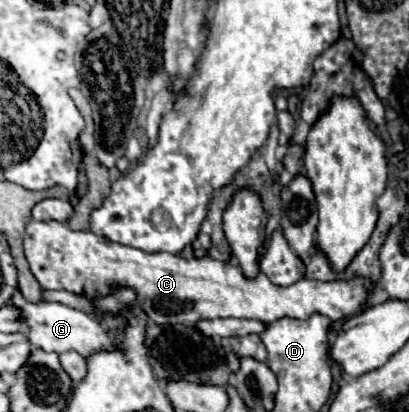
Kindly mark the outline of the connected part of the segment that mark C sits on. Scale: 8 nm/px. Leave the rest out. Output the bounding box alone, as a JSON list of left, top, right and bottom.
[24,220,366,324]

